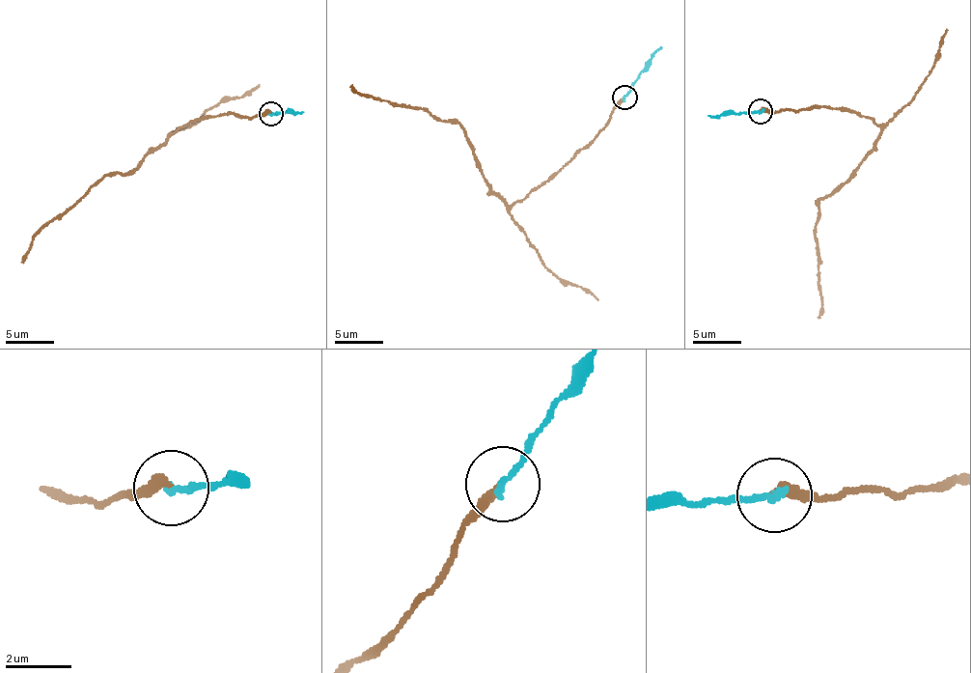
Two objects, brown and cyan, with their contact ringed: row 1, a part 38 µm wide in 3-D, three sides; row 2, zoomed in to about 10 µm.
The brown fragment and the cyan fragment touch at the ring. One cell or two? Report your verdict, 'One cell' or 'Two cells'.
One cell

